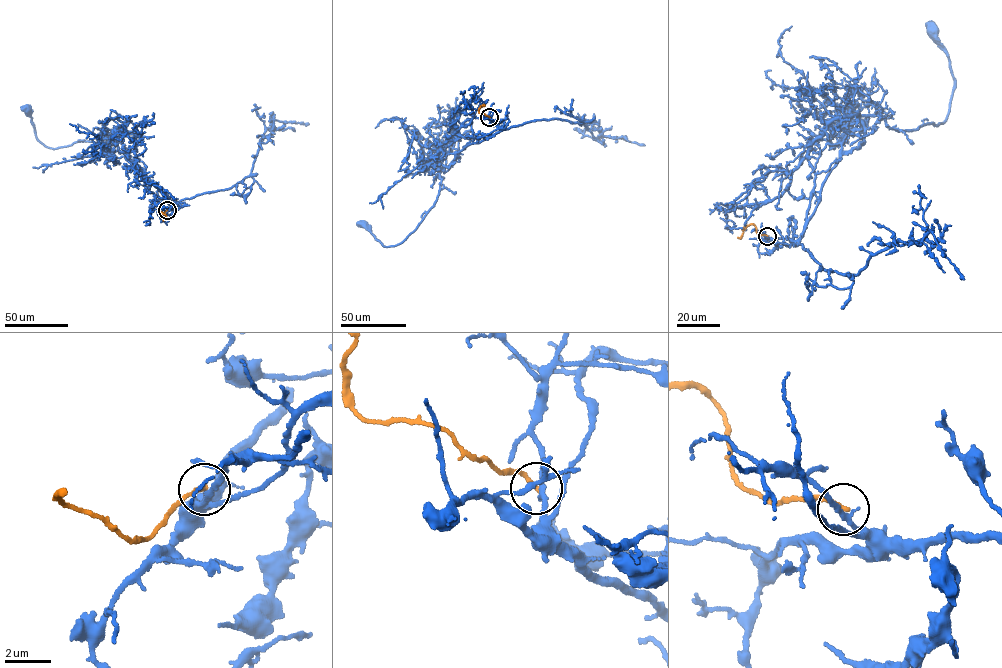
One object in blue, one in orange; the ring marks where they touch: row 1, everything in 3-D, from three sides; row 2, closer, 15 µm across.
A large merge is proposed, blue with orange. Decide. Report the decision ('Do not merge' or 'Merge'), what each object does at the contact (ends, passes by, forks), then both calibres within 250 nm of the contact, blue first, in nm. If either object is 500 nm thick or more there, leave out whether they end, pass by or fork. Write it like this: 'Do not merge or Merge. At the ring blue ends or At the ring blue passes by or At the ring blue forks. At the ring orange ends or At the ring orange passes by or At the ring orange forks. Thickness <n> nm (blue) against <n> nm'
Do not merge. At the ring blue passes by. At the ring orange ends. Thickness 220 nm (blue) against 180 nm

